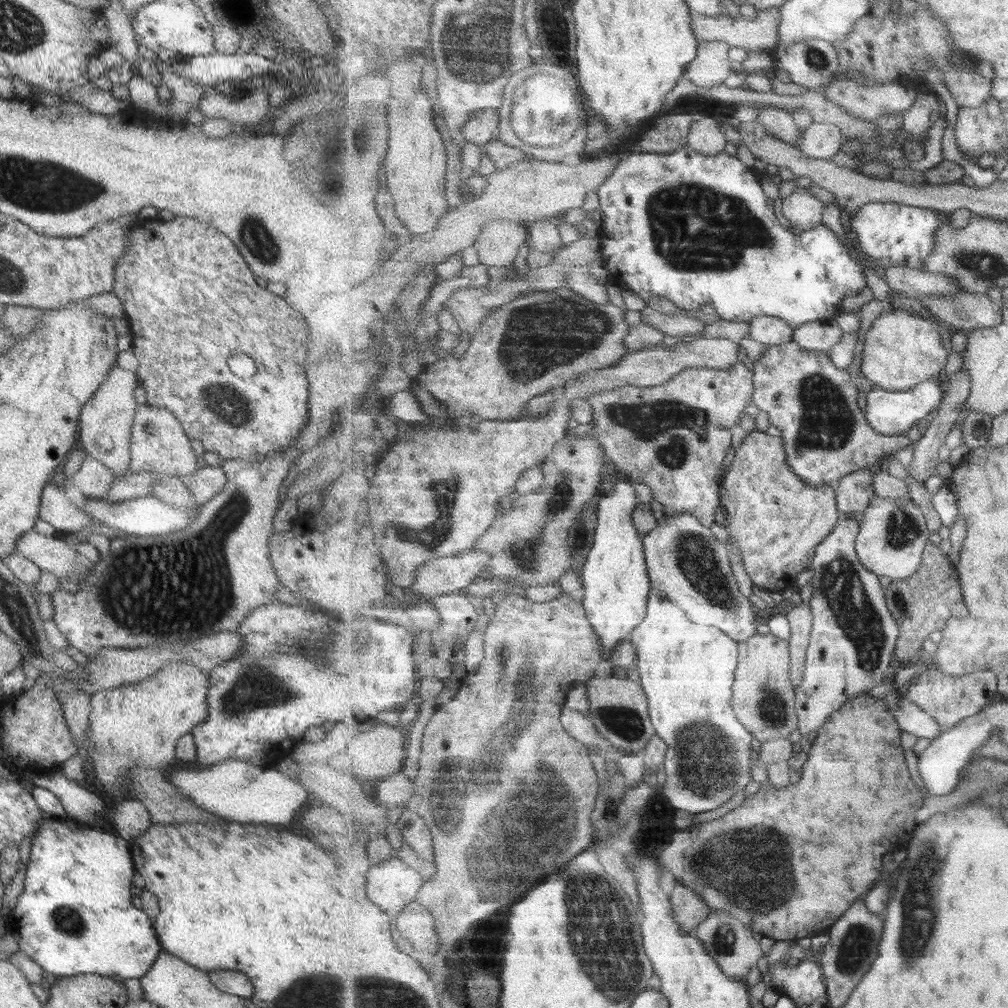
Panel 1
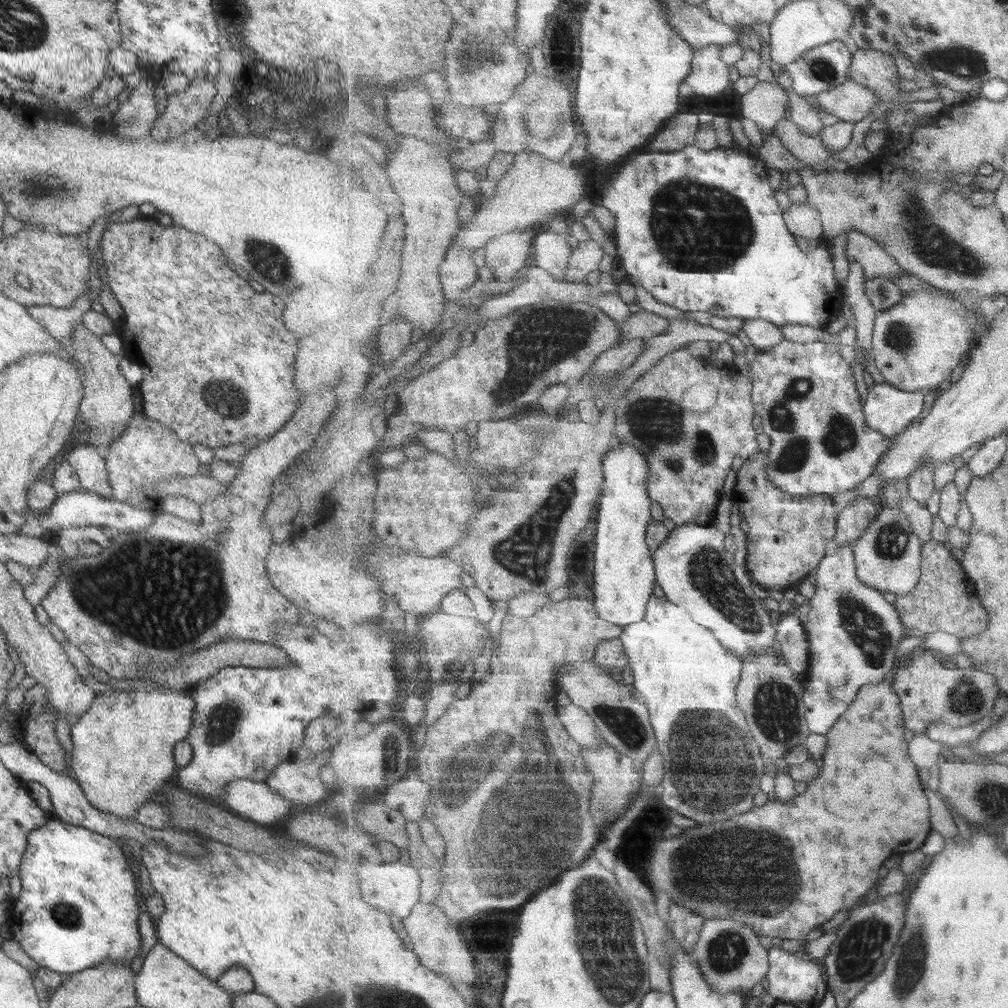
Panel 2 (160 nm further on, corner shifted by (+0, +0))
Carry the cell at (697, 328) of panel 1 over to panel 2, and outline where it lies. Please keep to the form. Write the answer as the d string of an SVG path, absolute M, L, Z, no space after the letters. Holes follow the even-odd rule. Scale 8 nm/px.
M642 310L632 314L631 318L625 322L617 322L618 327L622 331L622 340L630 338L645 338L654 337L663 334L668 329L671 320Z

